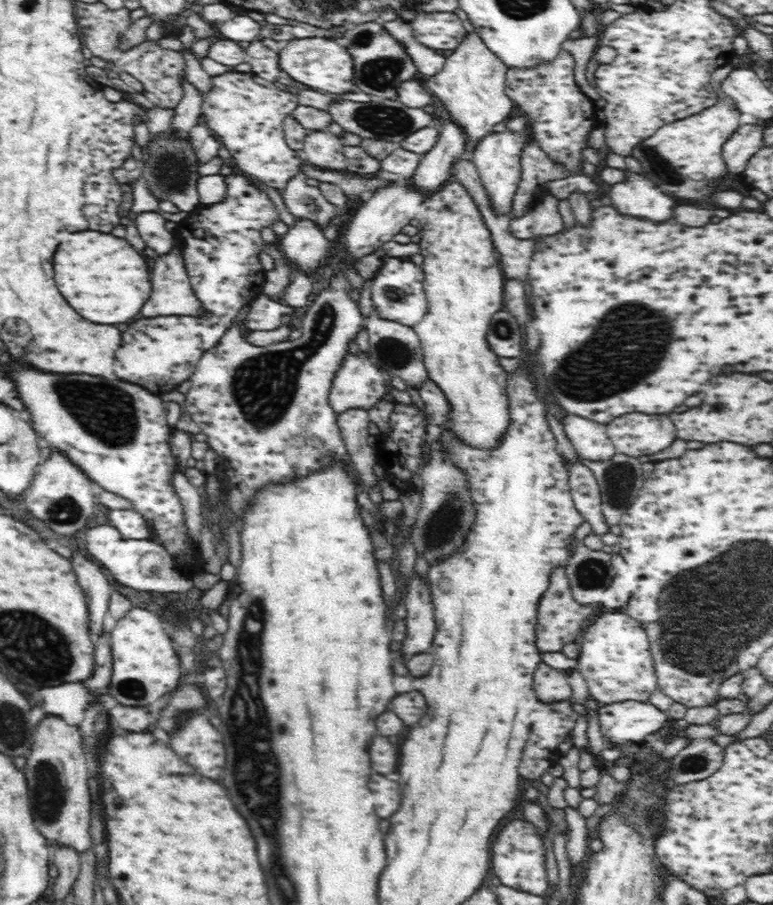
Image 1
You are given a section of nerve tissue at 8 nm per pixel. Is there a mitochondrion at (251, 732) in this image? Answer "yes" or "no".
yes

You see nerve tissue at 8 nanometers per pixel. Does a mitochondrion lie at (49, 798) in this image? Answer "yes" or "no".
yes

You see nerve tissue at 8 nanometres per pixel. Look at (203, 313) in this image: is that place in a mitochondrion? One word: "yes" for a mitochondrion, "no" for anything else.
no

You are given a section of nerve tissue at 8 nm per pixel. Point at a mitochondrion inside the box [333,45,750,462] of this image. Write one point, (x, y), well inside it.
(630, 342)

